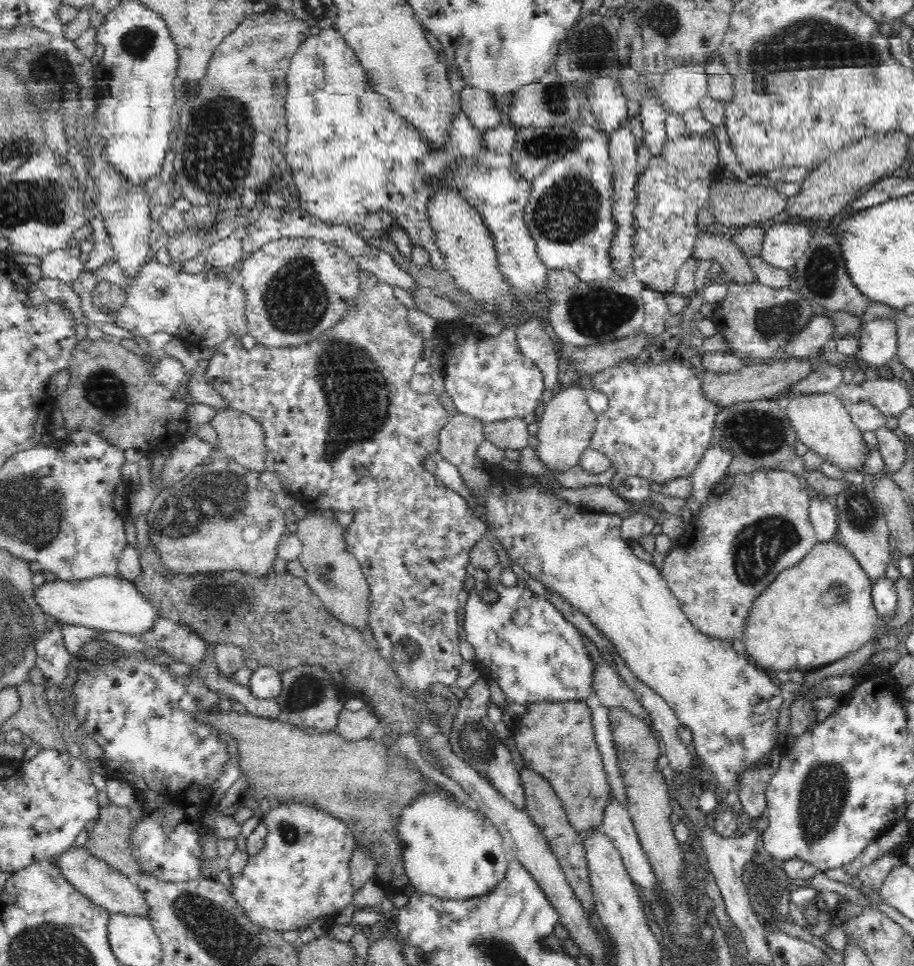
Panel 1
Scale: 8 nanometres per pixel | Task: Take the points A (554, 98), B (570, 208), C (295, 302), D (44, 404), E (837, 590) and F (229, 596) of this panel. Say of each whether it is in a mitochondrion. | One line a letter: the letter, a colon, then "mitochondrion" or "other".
A: mitochondrion
B: mitochondrion
C: mitochondrion
D: other
E: mitochondrion
F: mitochondrion

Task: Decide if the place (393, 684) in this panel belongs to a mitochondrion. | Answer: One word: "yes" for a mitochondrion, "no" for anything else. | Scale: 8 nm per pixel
no

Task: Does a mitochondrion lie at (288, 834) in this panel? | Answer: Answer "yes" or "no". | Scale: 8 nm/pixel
yes

